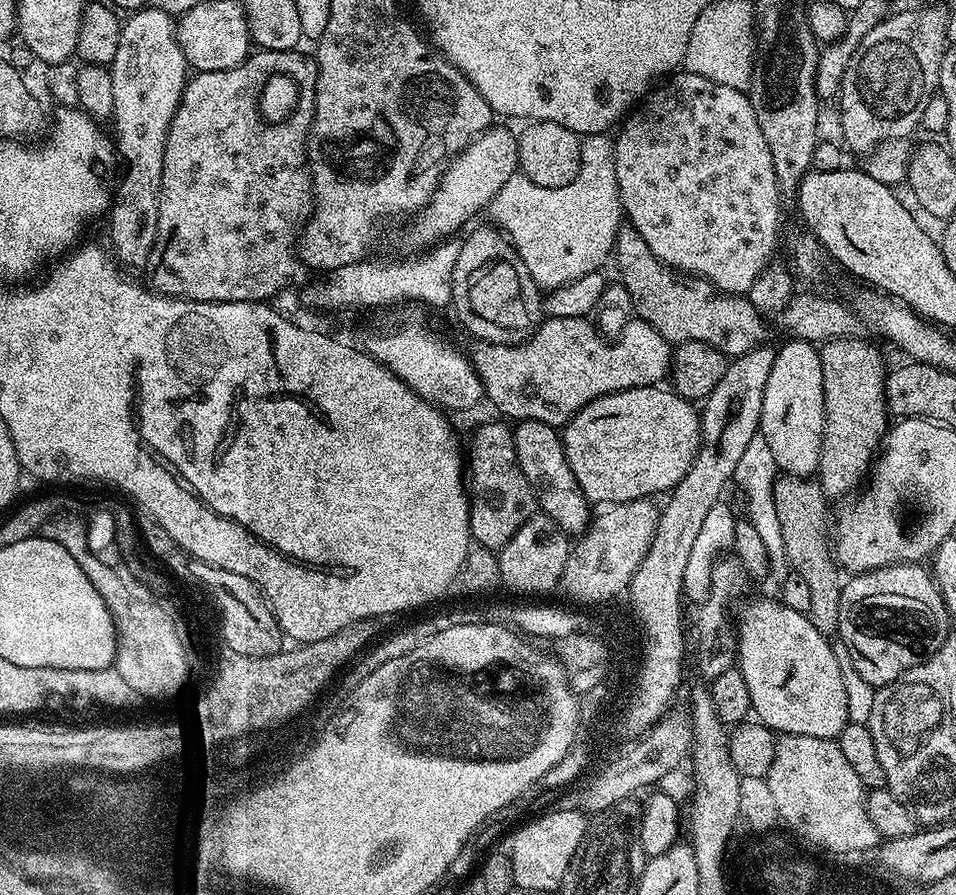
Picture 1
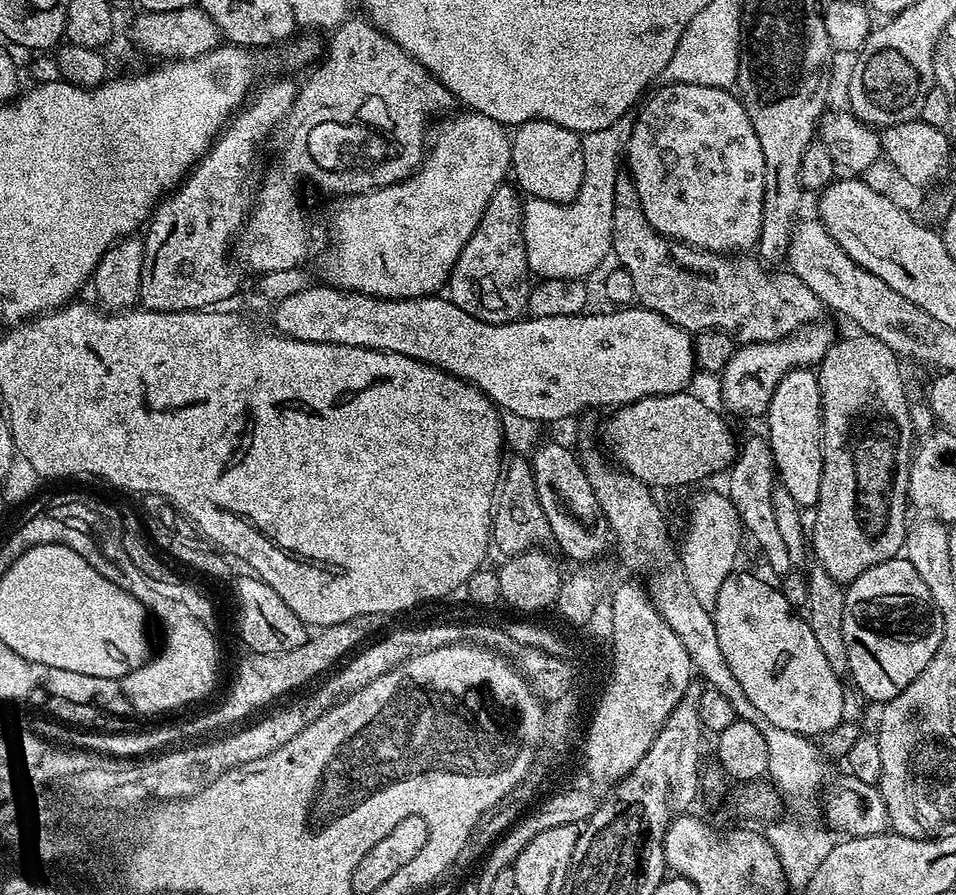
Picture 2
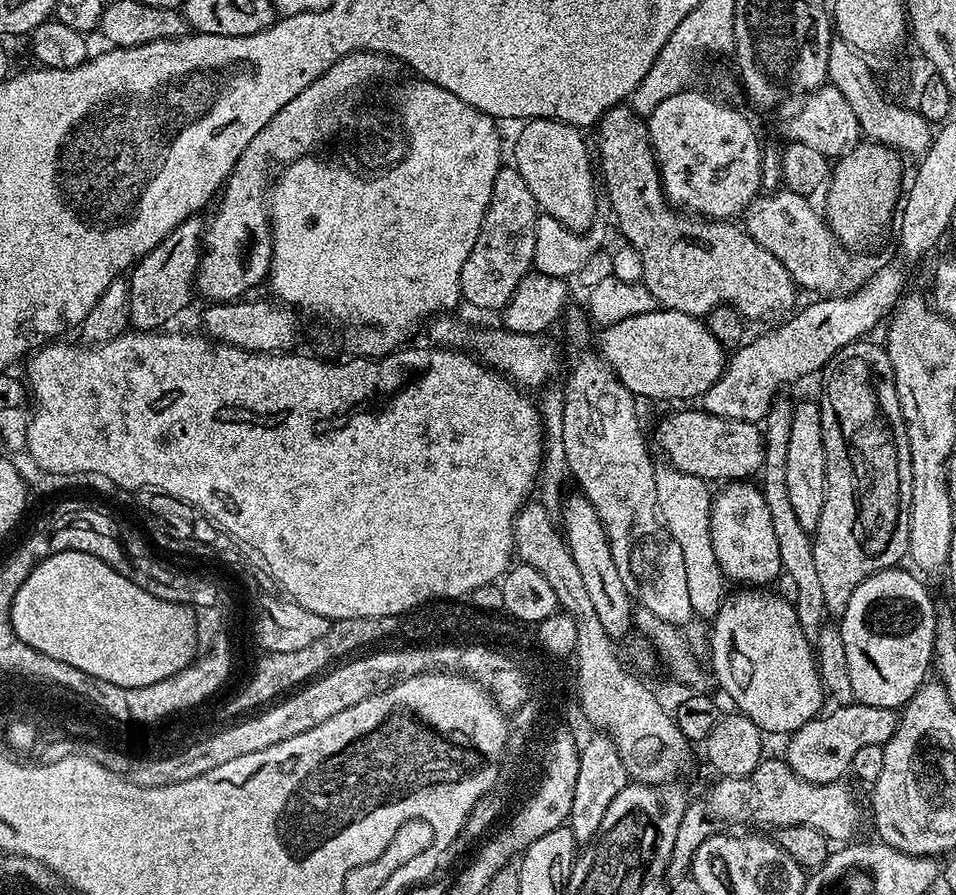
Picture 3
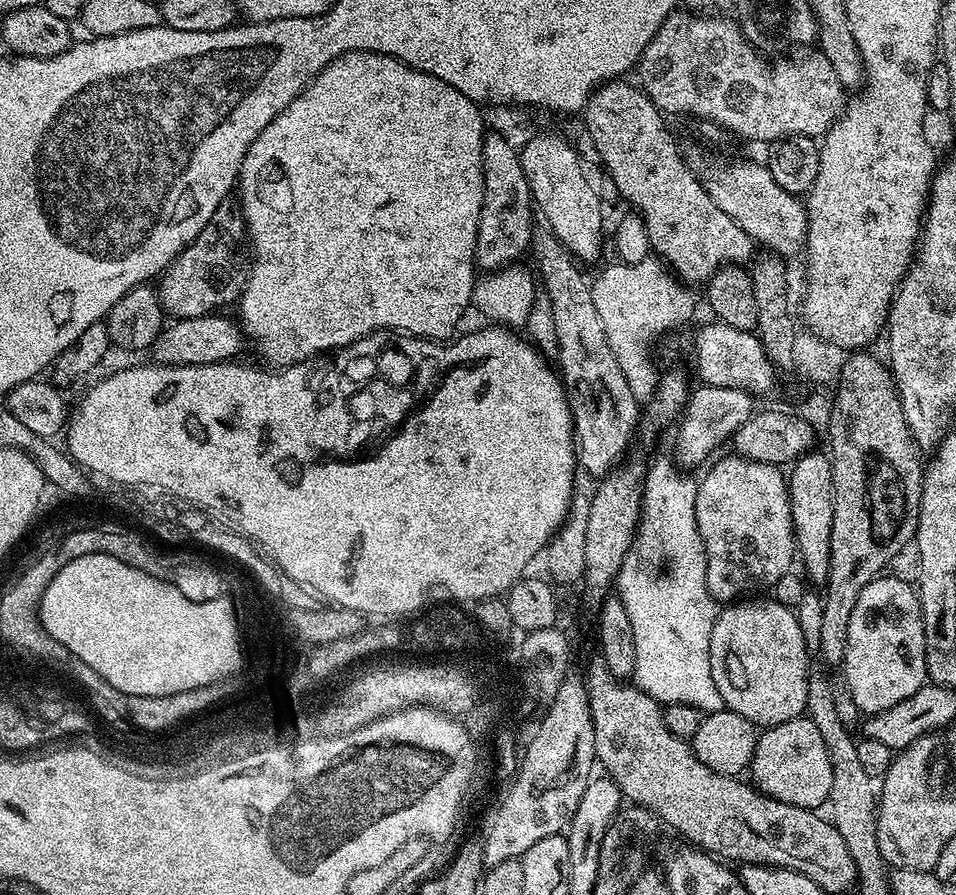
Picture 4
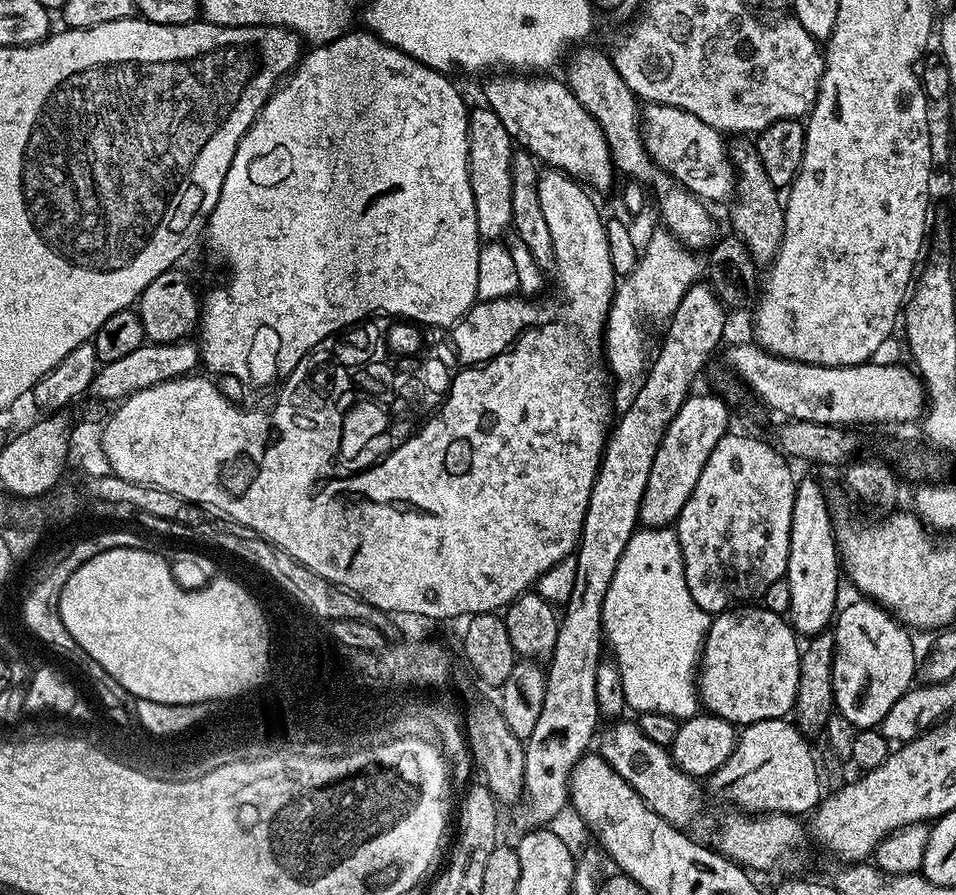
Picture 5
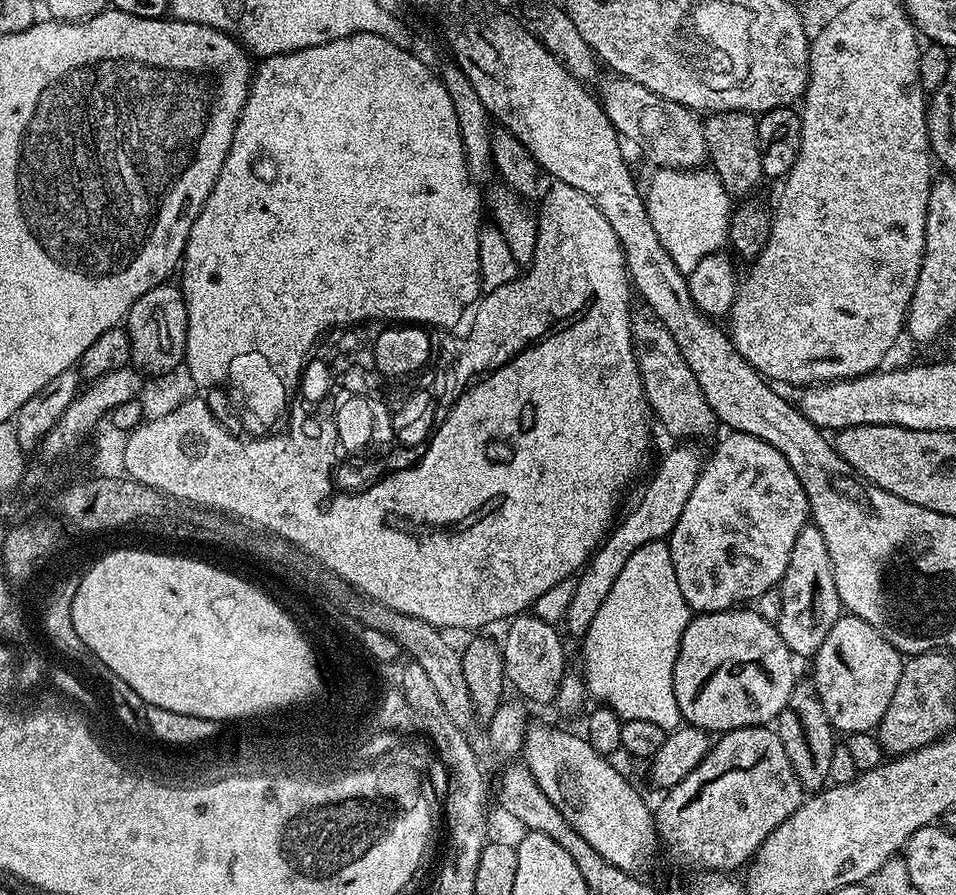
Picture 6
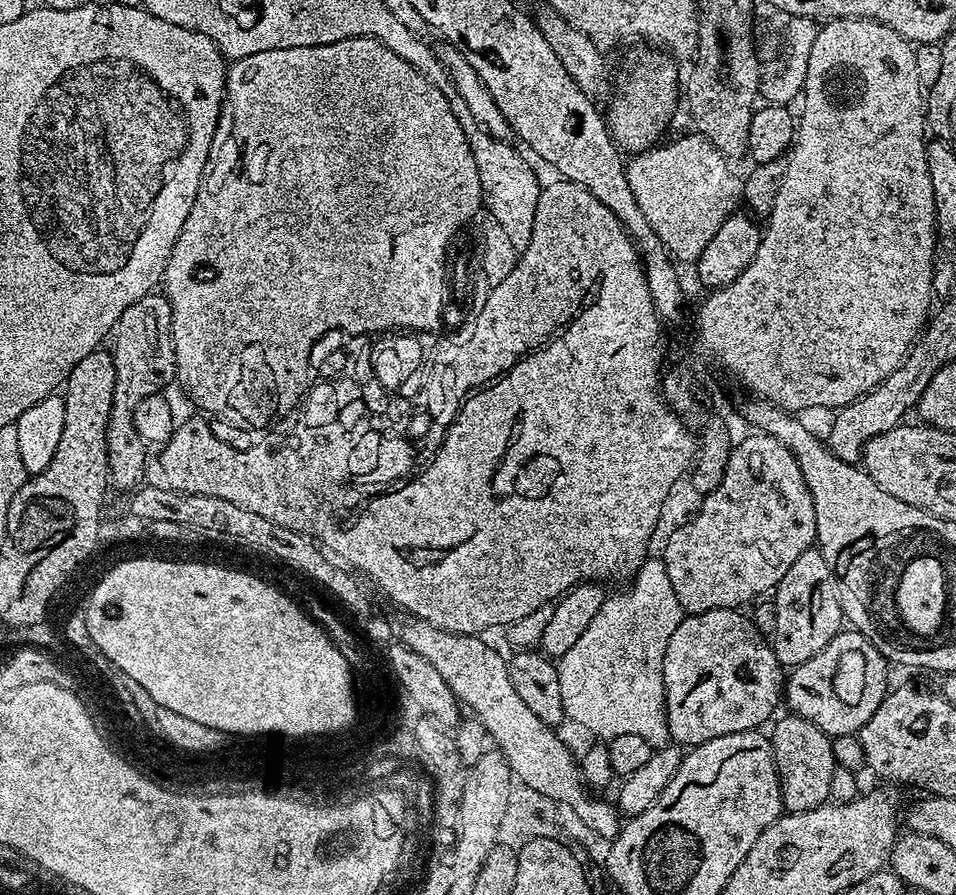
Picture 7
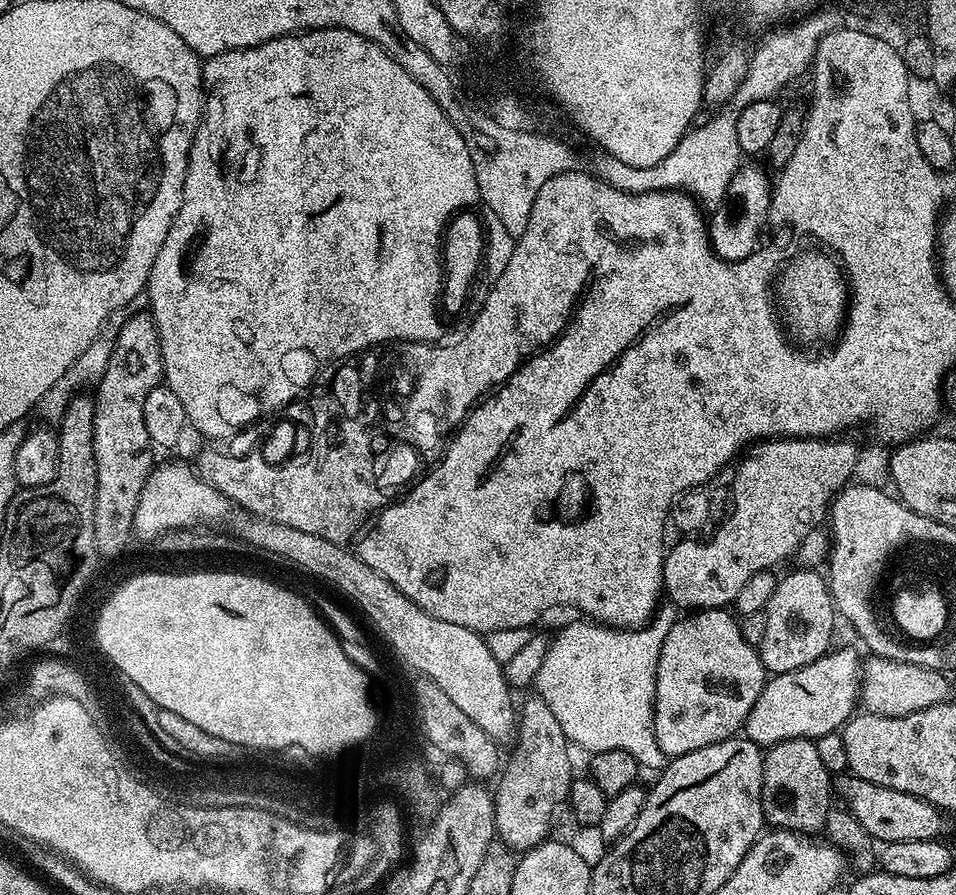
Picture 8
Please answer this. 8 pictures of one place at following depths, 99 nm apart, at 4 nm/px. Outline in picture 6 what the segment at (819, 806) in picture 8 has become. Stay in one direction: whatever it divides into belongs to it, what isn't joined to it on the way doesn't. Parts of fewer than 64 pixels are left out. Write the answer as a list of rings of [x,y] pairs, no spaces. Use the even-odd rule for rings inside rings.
[[[804,678],[796,683],[790,698],[786,698],[786,706],[782,706],[775,718],[774,731],[784,743],[796,781],[805,790],[823,789],[829,783],[830,758],[834,758],[838,736],[828,721],[826,710],[822,710],[822,702],[811,679]]]

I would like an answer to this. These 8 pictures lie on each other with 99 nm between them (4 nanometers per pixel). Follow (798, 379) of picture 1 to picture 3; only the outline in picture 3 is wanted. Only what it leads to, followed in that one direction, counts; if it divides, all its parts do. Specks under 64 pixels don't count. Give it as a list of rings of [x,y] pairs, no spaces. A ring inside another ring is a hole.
[[[815,399],[804,400],[792,409],[790,422],[790,446],[786,457],[786,486],[790,489],[790,503],[794,505],[794,515],[809,532],[815,533],[818,518],[822,518],[822,502],[826,502],[826,454],[822,442],[822,422],[820,405]]]

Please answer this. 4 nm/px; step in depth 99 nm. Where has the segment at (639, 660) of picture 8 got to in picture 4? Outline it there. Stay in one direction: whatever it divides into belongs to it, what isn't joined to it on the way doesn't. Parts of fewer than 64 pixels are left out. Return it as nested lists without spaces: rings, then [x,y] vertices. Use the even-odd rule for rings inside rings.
[[[671,455],[656,456],[652,460],[652,465],[647,465],[642,481],[642,507],[640,510],[640,526],[636,530],[636,538],[632,541],[632,548],[626,554],[626,558],[622,562],[620,572],[616,575],[614,585],[615,595],[620,597],[622,606],[626,606],[626,618],[630,620],[630,630],[634,634],[634,670],[631,679],[637,688],[641,688],[650,698],[654,698],[657,704],[663,706],[666,704],[689,704],[694,706],[702,713],[711,713],[722,711],[724,707],[724,699],[722,694],[718,694],[718,686],[714,682],[714,674],[710,666],[710,638],[714,630],[714,622],[718,615],[718,602],[710,594],[710,590],[706,586],[704,579],[706,578],[706,562],[704,561],[704,547],[702,546],[702,538],[698,534],[698,522],[694,518],[694,502],[696,501],[697,481],[691,480],[688,476],[676,472],[678,465]]]

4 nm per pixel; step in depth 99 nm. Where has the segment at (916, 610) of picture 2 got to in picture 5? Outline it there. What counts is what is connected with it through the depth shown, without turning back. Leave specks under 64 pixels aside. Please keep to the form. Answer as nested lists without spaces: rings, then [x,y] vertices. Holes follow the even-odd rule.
[[[856,598],[853,604],[839,609],[834,620],[836,657],[834,658],[834,708],[845,716],[856,729],[876,728],[890,714],[890,706],[913,687],[916,676],[916,648],[912,645],[913,633],[901,624],[887,608],[867,598]]]

